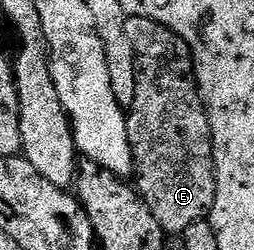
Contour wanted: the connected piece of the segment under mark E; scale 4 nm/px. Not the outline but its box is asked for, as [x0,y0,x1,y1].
[125,16,217,234]

